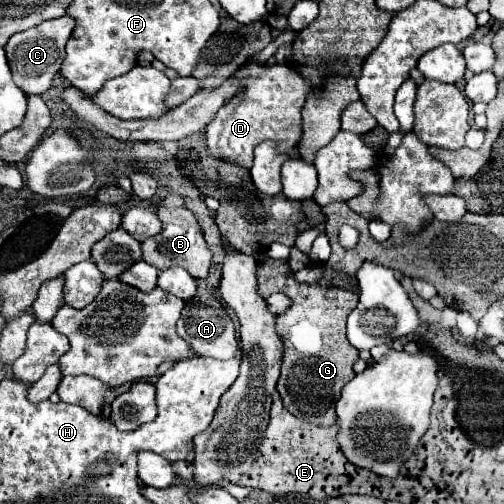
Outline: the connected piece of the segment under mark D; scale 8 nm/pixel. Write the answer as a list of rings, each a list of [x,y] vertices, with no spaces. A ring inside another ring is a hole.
[[[259,61],[247,63],[247,67],[243,65],[235,73],[235,77],[239,77],[241,87],[245,87],[245,89],[239,91],[229,101],[225,101],[225,105],[215,115],[215,119],[205,127],[207,147],[209,147],[211,155],[215,155],[219,159],[225,159],[229,163],[237,163],[241,167],[251,169],[253,167],[253,149],[263,141],[275,141],[277,147],[279,147],[279,153],[293,151],[297,147],[299,139],[301,139],[301,133],[303,133],[303,129],[301,129],[301,109],[305,105],[305,95],[309,91],[303,77],[297,71],[293,71],[291,67],[287,67],[287,65],[277,63],[277,65],[267,67],[265,63],[259,63]]]

